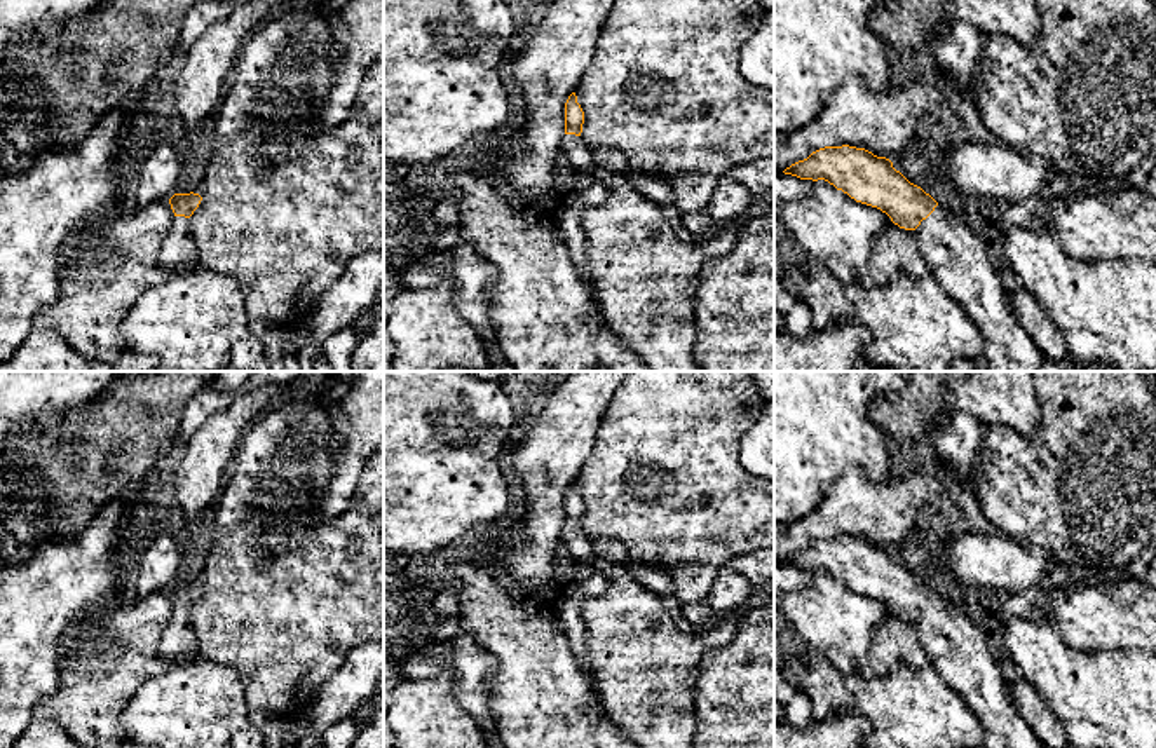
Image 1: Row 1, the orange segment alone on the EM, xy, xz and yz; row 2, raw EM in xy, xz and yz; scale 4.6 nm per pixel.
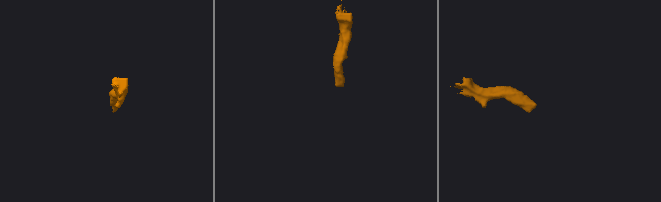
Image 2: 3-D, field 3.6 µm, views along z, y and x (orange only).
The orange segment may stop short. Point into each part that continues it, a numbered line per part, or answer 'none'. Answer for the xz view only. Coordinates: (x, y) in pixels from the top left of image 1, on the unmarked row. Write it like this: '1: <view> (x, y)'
1: xz (576, 544)

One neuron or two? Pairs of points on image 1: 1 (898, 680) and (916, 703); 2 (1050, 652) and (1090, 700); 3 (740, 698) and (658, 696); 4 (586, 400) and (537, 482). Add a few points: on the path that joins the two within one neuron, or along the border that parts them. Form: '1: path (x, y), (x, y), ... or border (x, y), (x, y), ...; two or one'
1: path (902, 686), (911, 698); one
2: path (1055, 665), (1078, 687); one
3: border (705, 656), (694, 684), (694, 729); two
4: path (571, 421), (546, 461); one

